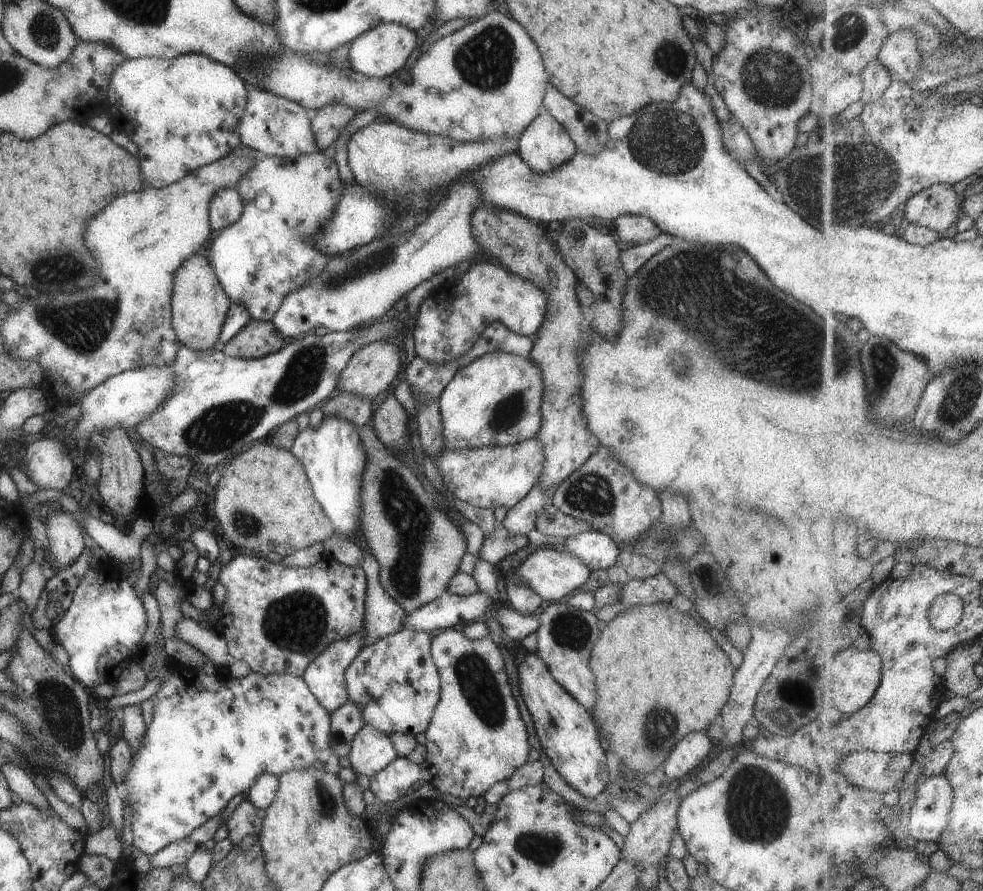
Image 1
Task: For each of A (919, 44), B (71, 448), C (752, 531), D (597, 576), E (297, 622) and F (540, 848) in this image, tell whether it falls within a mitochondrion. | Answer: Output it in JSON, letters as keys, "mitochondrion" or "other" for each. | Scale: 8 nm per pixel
{"A":"other","B":"other","C":"other","D":"other","E":"mitochondrion","F":"mitochondrion"}

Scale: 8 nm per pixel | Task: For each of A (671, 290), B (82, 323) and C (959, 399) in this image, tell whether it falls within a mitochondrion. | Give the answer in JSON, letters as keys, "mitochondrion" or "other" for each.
{"A":"mitochondrion","B":"mitochondrion","C":"mitochondrion"}

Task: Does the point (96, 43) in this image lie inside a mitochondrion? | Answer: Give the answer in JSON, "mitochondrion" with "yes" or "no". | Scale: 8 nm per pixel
{"mitochondrion":"no"}

